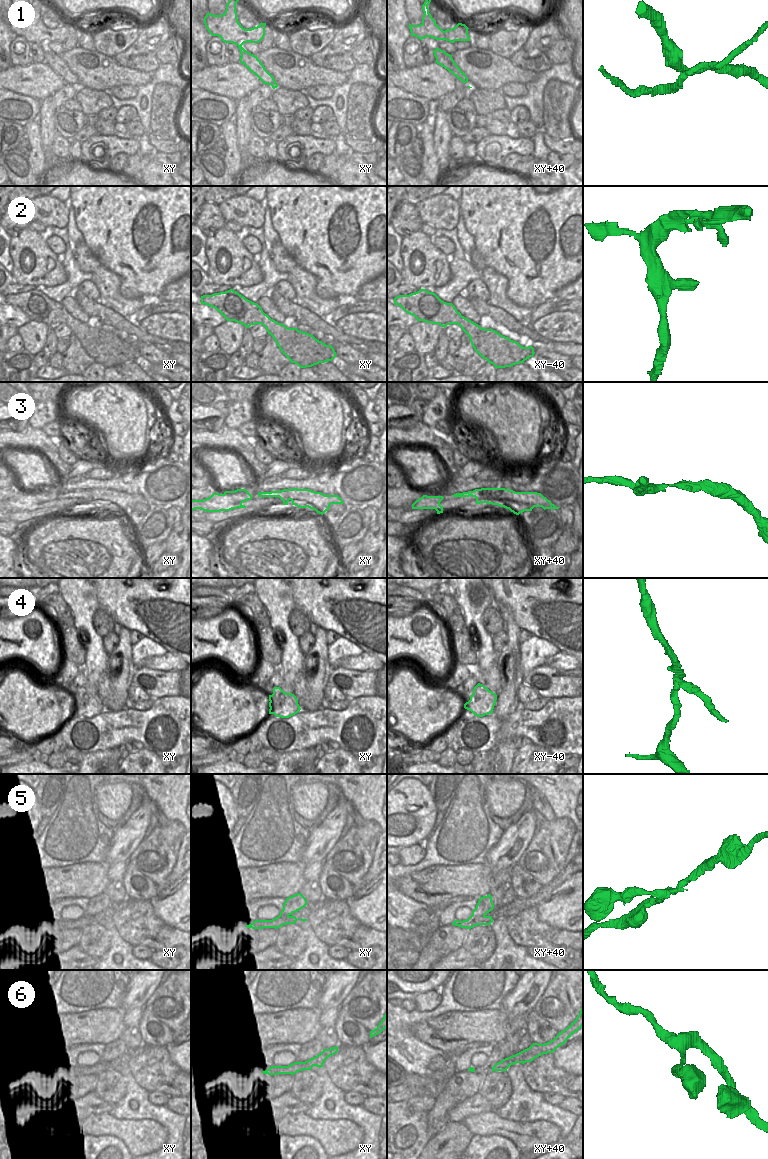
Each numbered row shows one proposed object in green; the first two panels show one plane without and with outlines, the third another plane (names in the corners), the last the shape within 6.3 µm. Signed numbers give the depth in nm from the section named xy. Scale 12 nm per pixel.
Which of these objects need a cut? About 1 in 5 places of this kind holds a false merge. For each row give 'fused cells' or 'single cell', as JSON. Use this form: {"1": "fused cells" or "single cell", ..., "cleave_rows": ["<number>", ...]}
{"1": "fused cells", "2": "single cell", "3": "single cell", "4": "fused cells", "5": "fused cells", "6": "single cell", "cleave_rows": ["1", "4", "5"]}

